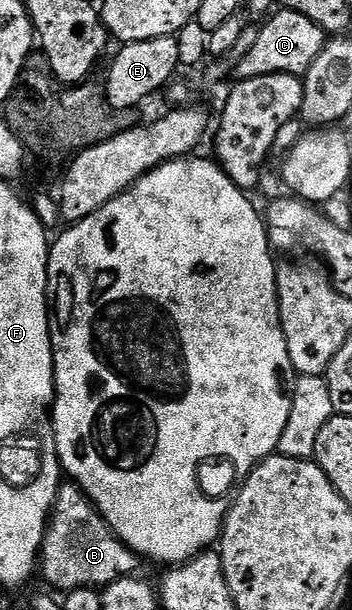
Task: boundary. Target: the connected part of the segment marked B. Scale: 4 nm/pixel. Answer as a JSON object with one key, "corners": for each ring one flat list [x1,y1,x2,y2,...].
{"corners":[[75,485,61,486,56,503,44,530,44,544,40,546,38,571,60,593,81,589,103,589,123,575,135,575,138,557,116,538,107,521,96,512,84,492]]}

